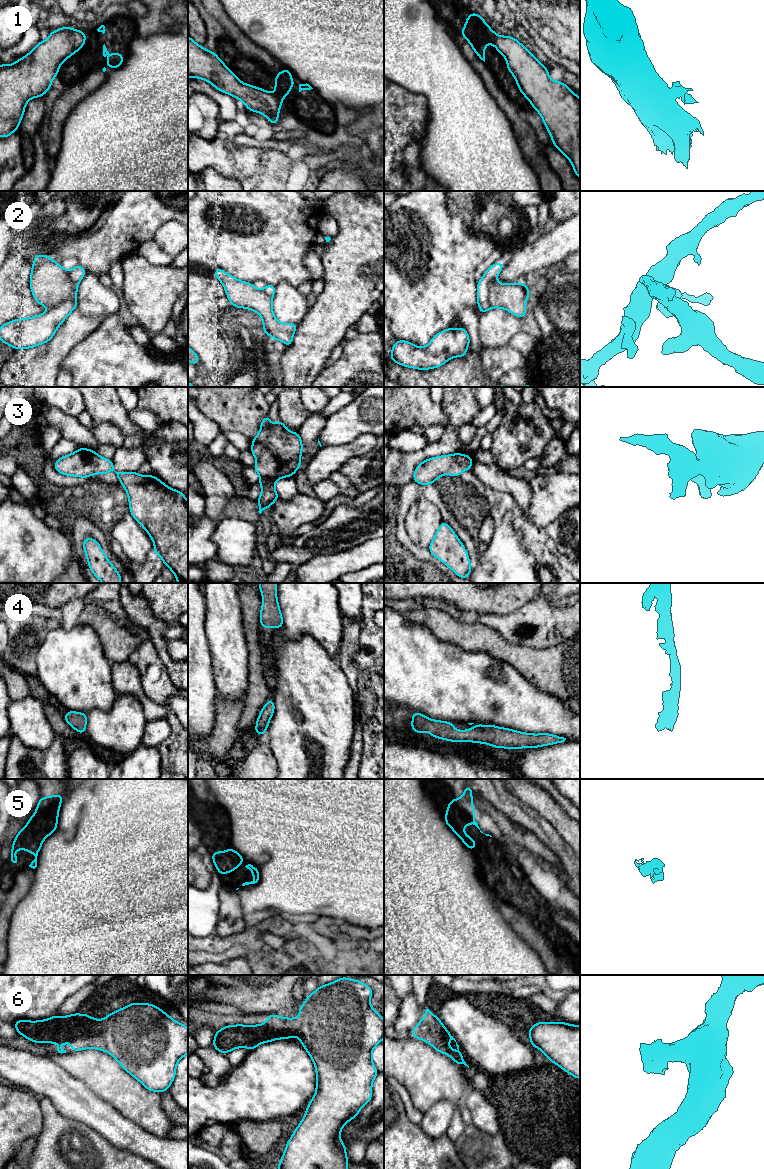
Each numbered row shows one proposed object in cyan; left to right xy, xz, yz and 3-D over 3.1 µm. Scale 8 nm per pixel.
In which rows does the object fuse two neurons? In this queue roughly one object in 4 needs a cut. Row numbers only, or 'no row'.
1, 2

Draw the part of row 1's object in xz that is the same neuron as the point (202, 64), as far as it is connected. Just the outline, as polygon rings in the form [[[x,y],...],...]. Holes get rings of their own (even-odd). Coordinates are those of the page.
[[[188,35],[188,77],[194,77],[208,81],[217,90],[233,96],[235,99],[241,99],[246,109],[256,113],[263,114],[268,121],[278,124],[278,114],[280,111],[279,102],[276,96],[266,90],[253,85],[241,82],[236,75],[221,61],[215,52],[208,51],[193,41]]]

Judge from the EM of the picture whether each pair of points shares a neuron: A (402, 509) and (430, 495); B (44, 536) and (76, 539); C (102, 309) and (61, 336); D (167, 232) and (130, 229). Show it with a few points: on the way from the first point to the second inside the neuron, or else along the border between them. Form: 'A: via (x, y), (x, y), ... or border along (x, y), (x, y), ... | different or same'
A: via (407, 501), (415, 493), (422, 493) | same
B: border along (69, 536), (73, 549) | different
C: border along (76, 308), (81, 313), (91, 317), (104, 317) | different
D: border along (177, 221), (164, 222), (152, 239) | different

